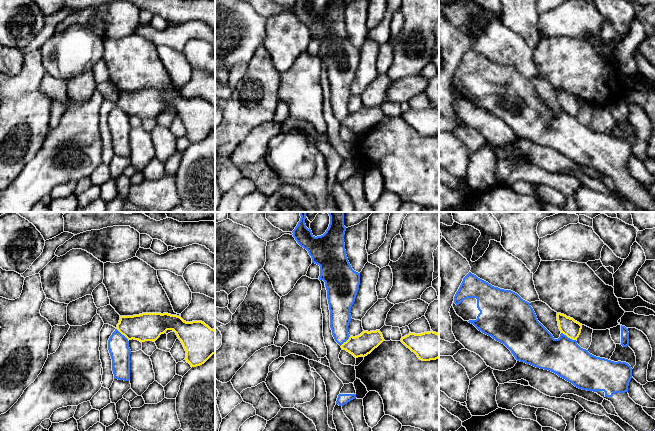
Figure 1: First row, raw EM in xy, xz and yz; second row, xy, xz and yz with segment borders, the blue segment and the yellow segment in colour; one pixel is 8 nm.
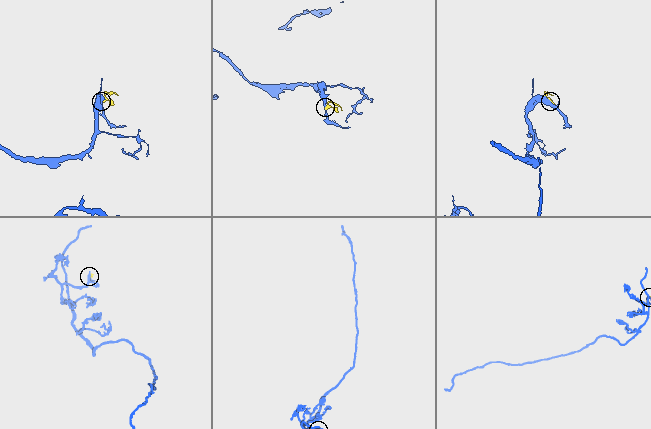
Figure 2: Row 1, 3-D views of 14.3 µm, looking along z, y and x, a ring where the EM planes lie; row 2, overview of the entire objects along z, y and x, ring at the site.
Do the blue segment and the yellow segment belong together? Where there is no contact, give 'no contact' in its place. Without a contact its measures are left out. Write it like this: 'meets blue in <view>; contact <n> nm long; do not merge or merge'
meets blue in yz; contact 140 nm long; do not merge

